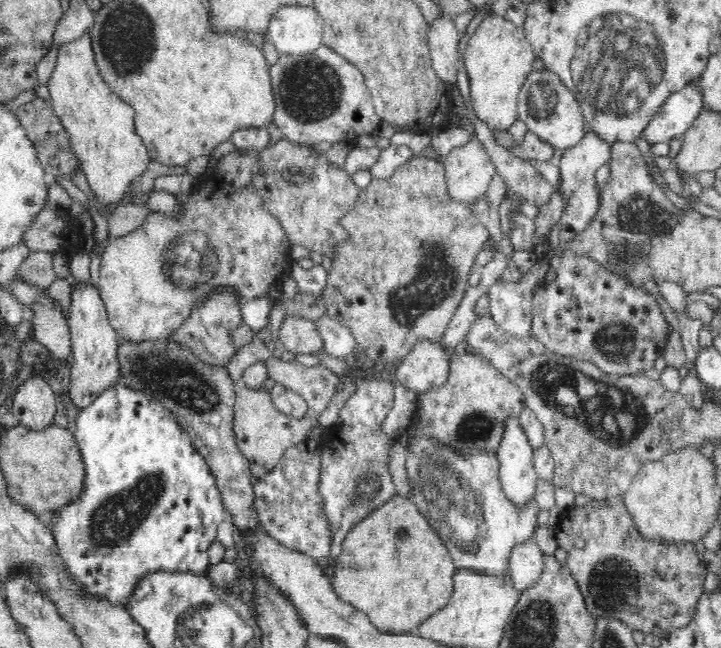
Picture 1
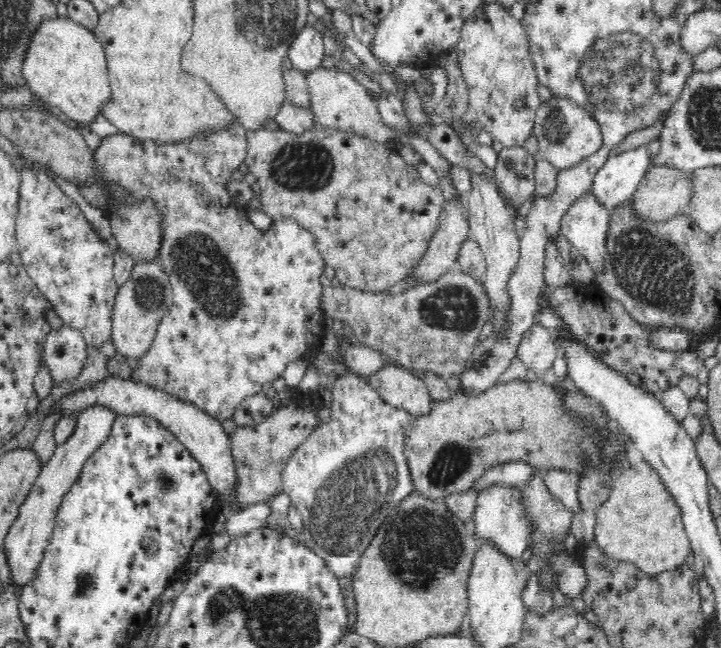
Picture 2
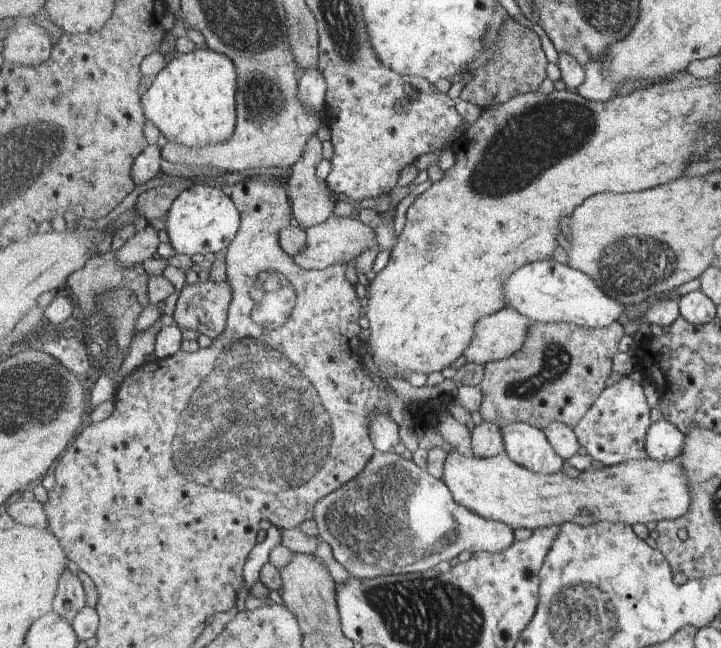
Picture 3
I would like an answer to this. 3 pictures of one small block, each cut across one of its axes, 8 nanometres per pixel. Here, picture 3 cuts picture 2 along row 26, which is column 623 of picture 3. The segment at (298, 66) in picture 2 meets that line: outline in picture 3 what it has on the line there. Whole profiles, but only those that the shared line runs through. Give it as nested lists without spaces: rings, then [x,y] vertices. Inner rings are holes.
[[[552,258],[528,264],[515,271],[506,282],[506,297],[508,298],[508,307],[517,309],[521,314],[528,316],[532,322],[542,324],[575,323],[581,328],[603,328],[619,320],[627,310],[626,304],[619,302],[601,290],[594,278],[579,269],[574,269],[569,264],[561,264]]]

